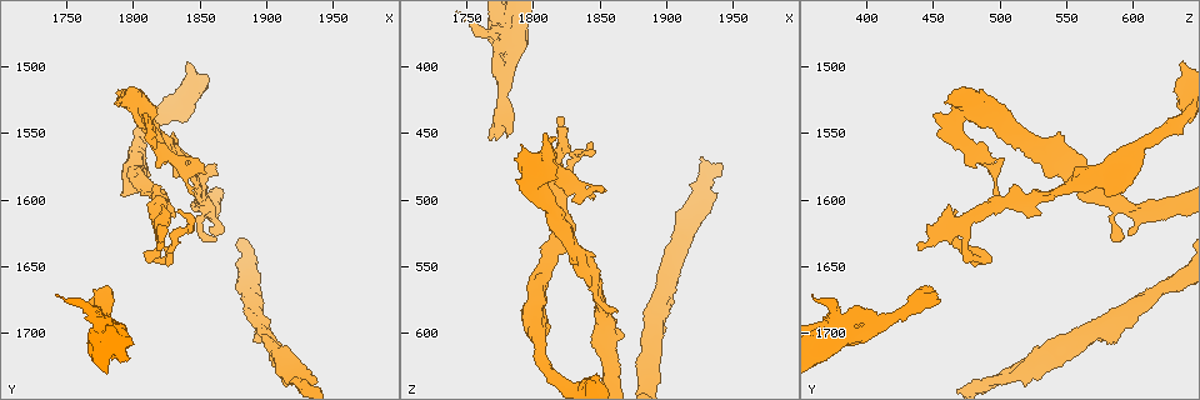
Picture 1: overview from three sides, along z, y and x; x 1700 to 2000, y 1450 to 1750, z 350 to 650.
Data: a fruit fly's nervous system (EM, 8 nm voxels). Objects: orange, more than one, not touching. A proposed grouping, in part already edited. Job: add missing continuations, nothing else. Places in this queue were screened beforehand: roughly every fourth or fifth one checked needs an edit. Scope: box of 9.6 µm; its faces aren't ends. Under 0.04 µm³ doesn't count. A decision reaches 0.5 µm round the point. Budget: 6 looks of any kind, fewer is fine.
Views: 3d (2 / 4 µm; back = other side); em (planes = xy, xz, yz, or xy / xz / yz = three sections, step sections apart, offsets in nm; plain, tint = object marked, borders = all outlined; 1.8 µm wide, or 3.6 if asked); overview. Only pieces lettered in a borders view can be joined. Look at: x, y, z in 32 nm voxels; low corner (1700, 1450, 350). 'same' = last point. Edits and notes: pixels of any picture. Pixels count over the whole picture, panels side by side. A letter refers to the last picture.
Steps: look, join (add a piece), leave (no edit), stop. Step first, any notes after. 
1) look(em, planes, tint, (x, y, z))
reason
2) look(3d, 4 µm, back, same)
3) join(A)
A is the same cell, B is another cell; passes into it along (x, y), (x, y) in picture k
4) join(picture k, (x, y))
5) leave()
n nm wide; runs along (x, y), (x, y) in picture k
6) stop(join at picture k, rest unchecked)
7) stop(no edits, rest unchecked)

look(em, planes, borders, (1862, 1582, 586))
an open end

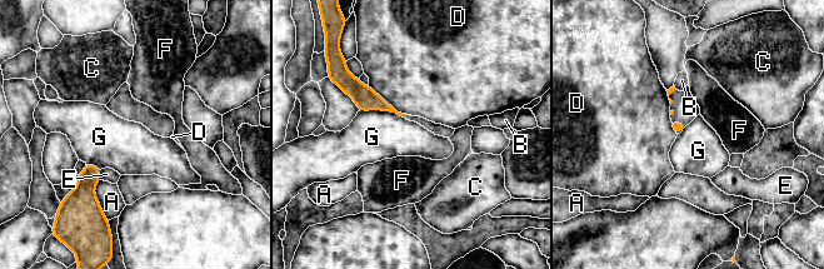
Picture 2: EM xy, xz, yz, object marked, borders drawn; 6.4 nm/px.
leave()
A, B, C, D, E, F and G are other cells; border along (359, 110), (389, 110), (403, 118) in picture 2; none of them fits

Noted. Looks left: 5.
look(3d, 4 µm, (1832, 1610, 466))
thin end

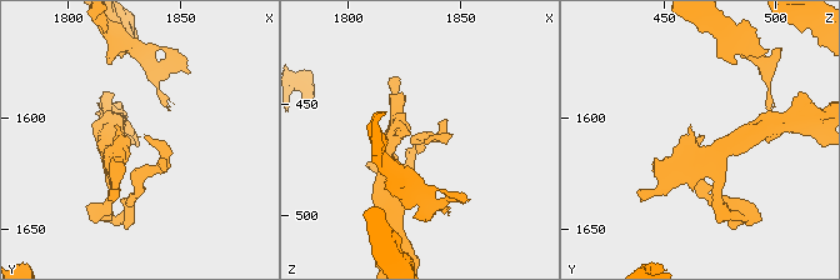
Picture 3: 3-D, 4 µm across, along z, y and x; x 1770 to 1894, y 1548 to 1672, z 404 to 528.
look(em, planes, borders, (1834, 1607, 467))
now the EM

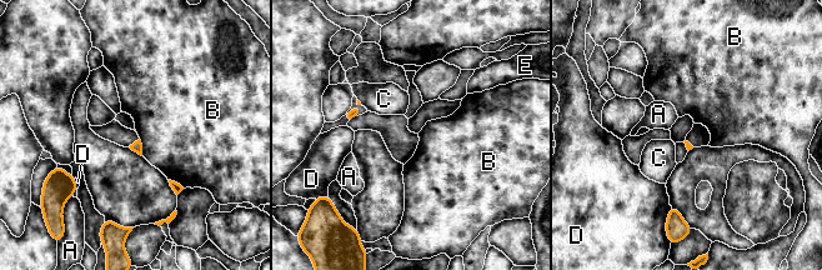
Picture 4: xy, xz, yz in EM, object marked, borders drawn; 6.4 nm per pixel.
leave()
B touches over 110 nm; A, B, C, D and E are other cells; none of them fits

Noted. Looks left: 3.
look(em, yz, step 4, borders, (1892, 1706, 590))
an open end

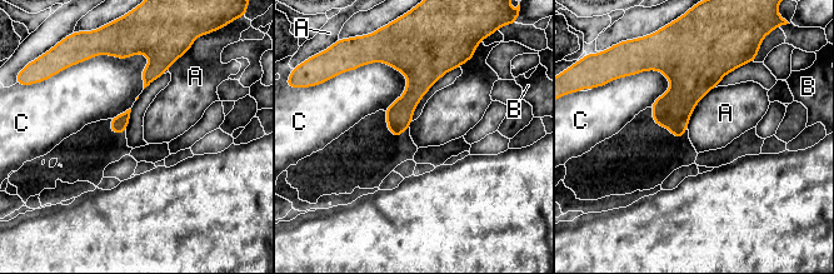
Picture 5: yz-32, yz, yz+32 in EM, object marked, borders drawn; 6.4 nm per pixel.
leave()
A, B and C are other cells; runs along (448, 68), (414, 91), (395, 133) in picture 5; no lettered piece goes on from it

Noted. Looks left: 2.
stop(no edits, rest unchecked)

